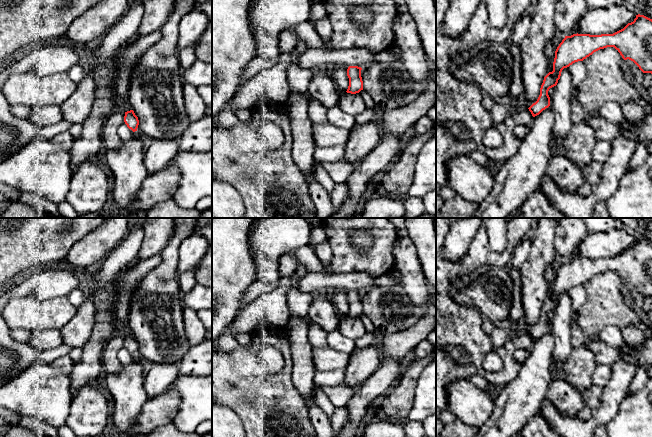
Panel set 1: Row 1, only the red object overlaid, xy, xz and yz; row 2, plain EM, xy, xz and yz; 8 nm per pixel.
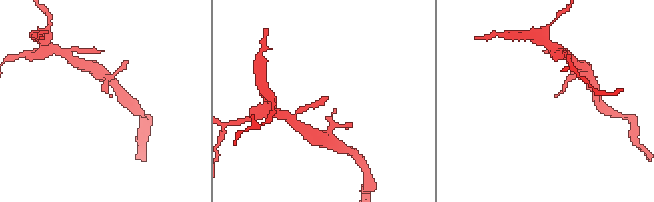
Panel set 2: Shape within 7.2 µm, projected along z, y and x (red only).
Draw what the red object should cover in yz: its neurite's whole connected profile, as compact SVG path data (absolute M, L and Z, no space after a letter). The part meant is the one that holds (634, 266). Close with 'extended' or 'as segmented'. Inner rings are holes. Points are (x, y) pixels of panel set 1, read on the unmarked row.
M638 238L633 246L613 258L565 260L555 275L553 295L544 301L537 325L528 332L532 340L550 330L548 315L557 309L564 292L607 271L614 271L624 284L633 285L643 297L652 298L652 243Z; as segmented

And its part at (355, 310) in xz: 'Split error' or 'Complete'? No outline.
Complete

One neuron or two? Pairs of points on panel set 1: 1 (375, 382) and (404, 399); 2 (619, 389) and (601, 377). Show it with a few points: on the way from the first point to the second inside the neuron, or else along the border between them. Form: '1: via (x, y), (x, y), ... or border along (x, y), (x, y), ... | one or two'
1: border along (401, 374), (390, 389) | two
2: border along (611, 367), (611, 376), (602, 388) | two

